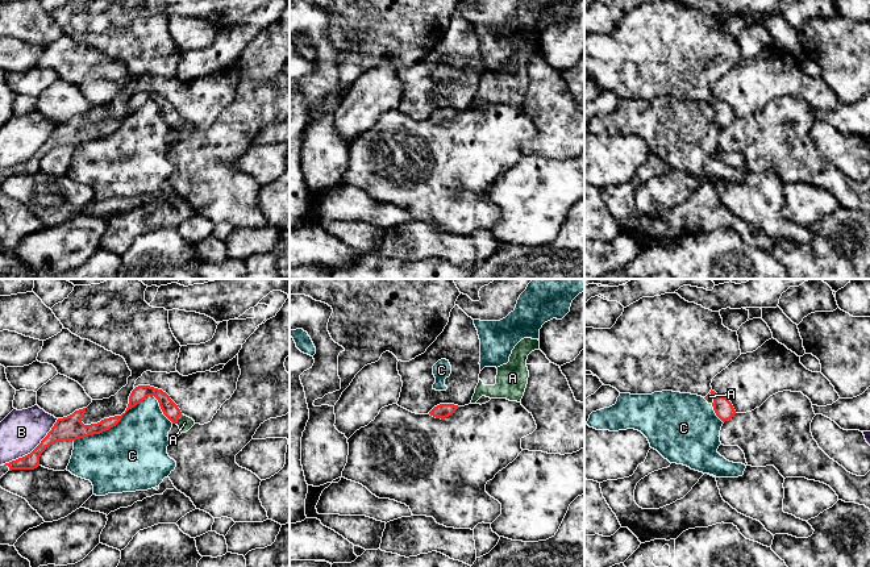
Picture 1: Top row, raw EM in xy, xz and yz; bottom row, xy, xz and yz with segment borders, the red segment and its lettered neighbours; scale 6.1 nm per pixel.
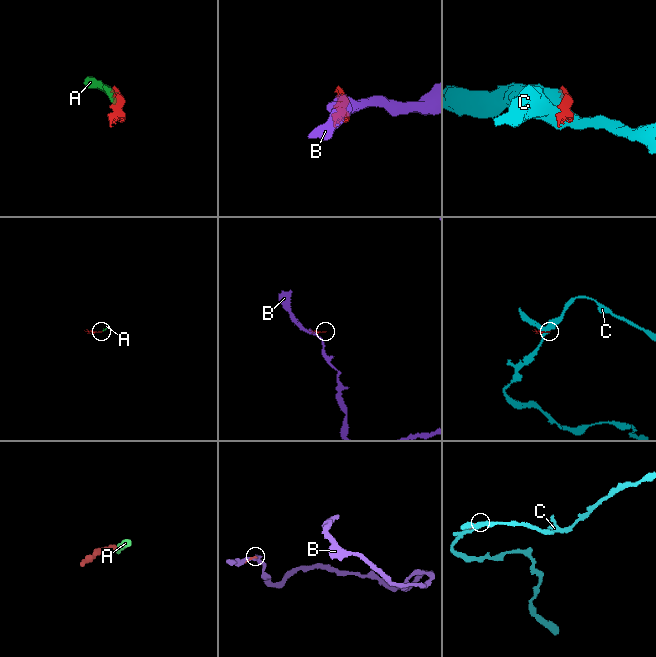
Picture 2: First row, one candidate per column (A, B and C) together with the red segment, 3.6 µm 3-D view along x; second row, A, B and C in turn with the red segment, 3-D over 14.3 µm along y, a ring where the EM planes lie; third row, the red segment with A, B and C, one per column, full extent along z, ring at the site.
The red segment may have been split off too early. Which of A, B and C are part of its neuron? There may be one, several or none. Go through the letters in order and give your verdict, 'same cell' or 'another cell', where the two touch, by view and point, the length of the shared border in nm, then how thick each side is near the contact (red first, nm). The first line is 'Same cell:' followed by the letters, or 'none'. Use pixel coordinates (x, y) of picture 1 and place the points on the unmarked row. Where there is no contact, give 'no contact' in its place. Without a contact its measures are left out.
Same cell: A
A: same cell; meets red in xy at (178, 124); contact 70 nm long; 100 nm thick on the red side, 90 nm on the other
B: another cell; meets red in xy at (34, 154); contact 440 nm long; 150 nm thick on the red side, 260 nm on the other
C: another cell; meets red in xy at (125, 117); contact 600 nm long; 90 nm thick on the red side, 400 nm on the other

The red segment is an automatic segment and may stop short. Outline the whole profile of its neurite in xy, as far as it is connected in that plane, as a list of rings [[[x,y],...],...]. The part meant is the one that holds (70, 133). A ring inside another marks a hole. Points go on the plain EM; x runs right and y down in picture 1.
[[[86,113],[75,116],[72,120],[58,124],[47,141],[28,160],[0,171],[0,184],[12,175],[34,175],[39,171],[41,159],[53,149],[59,146],[76,146],[88,141],[100,139],[116,132],[122,121],[104,124],[97,129],[84,130],[82,124]]]

